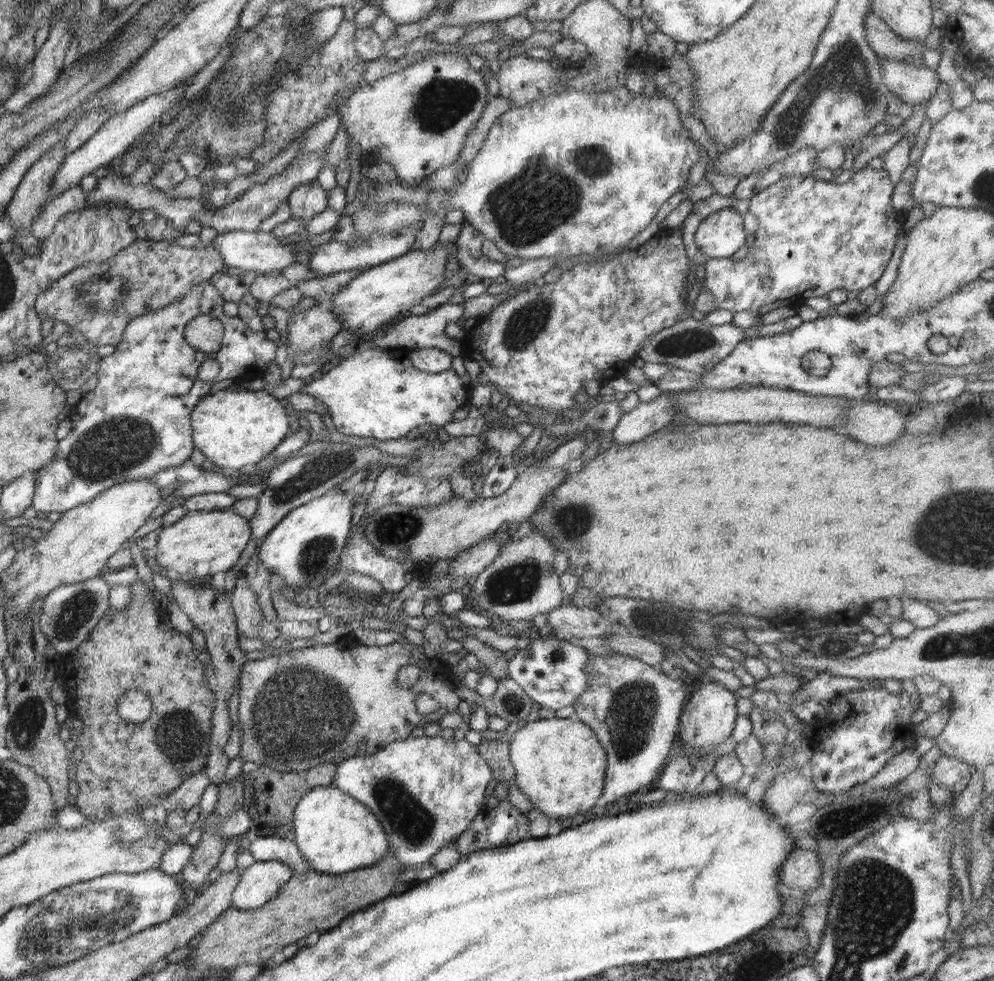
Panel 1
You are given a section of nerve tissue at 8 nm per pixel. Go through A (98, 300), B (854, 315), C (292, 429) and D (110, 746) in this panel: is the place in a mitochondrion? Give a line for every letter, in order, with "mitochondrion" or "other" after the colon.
A: mitochondrion
B: other
C: other
D: other

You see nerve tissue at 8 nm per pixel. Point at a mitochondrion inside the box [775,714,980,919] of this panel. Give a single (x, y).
(862, 821)

